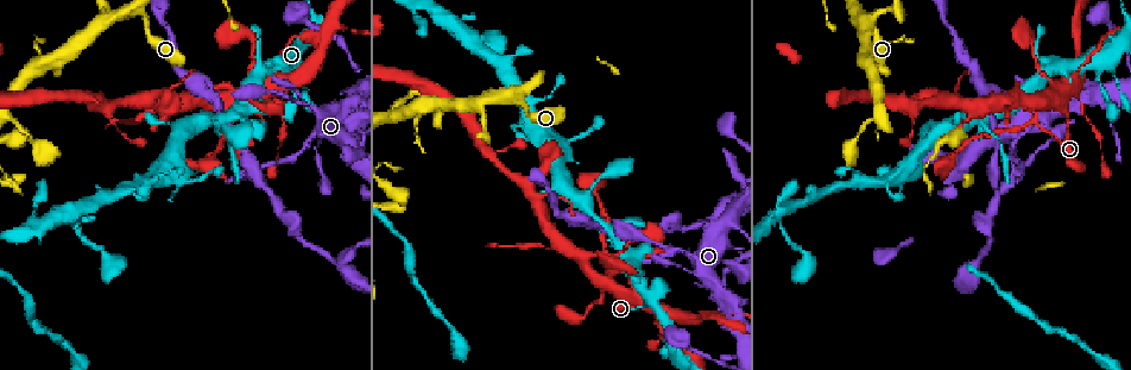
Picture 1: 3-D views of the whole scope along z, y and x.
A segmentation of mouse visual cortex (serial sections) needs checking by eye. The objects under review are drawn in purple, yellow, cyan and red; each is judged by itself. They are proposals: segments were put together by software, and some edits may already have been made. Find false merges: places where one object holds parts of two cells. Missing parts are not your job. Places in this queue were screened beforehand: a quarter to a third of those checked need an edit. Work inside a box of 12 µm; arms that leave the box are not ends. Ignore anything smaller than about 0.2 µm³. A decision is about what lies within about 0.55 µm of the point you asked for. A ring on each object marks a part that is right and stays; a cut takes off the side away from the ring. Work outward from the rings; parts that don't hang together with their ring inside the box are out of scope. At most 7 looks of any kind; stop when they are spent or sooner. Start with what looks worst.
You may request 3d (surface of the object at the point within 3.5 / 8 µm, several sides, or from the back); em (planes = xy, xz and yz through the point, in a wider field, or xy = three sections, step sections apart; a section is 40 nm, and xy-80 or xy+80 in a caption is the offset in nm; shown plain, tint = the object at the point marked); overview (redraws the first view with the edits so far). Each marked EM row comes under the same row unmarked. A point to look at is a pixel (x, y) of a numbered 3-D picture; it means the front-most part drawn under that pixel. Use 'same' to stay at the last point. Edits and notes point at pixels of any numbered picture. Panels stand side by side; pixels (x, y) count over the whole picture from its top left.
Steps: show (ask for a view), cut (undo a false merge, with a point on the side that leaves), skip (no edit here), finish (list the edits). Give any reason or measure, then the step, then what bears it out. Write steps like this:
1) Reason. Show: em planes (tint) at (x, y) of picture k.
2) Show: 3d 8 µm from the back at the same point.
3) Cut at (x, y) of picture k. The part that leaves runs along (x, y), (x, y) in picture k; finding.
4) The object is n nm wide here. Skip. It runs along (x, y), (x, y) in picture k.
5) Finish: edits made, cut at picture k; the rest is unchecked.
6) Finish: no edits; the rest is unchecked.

Thick turns thin. Show: 3d 3.5 µm at (711, 291) of picture 1.

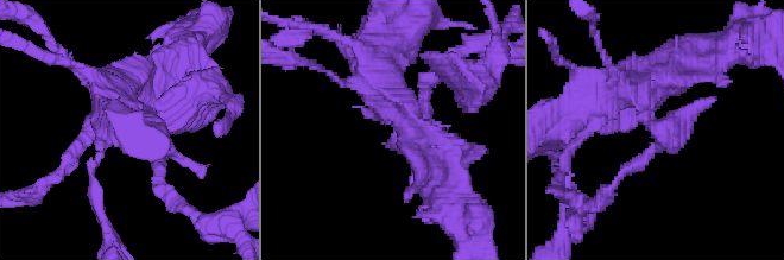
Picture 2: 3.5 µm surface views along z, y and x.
Shape alone is not enough. Show: em xy step 1 (tint) at (652, 125) of picture 2.

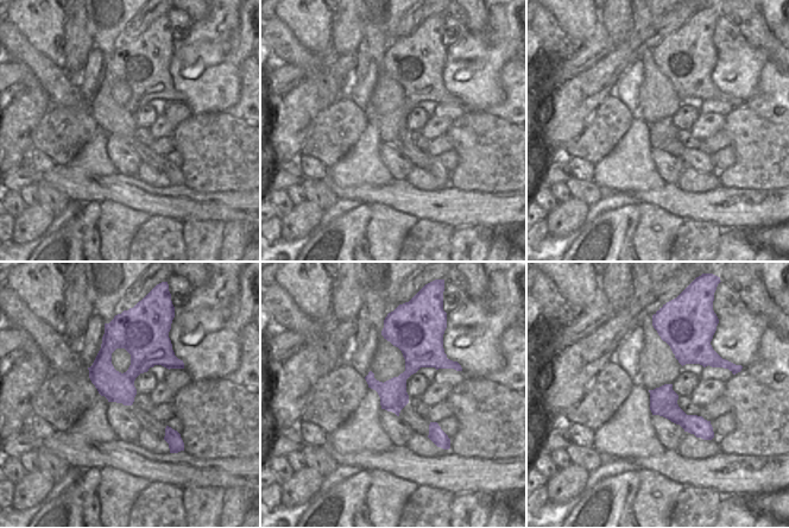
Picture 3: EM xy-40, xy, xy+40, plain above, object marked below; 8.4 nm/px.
Cut at (424, 108) of picture 2. The part that leaves runs along (652, 122), (668, 138), (607, 192) in picture 2; two cells meet here.

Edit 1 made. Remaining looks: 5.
A narrow waist. Show: 3d 3.5 µm at (1061, 111) of picture 1.

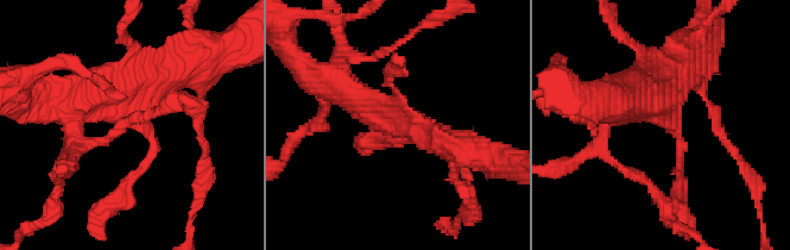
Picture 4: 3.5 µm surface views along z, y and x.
Shape alone is not enough. Show: em xy step 1 (tint) at (670, 117) of picture 4.

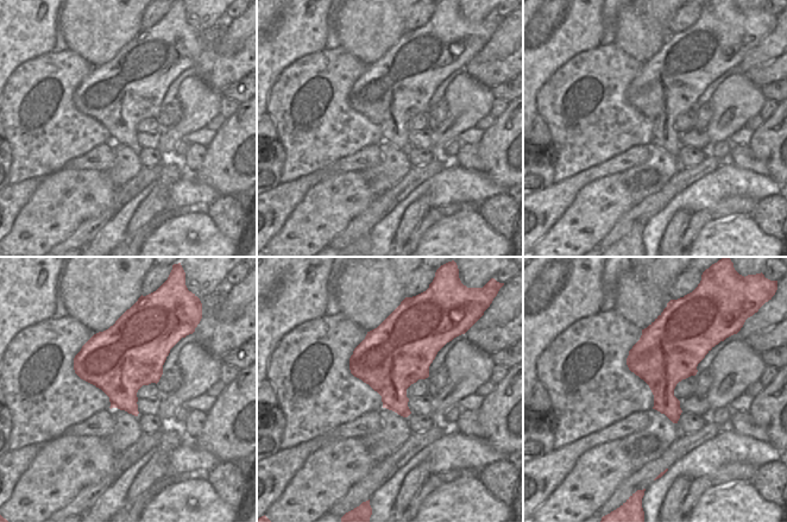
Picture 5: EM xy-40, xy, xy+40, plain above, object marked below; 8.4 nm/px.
Skip. It runs along (680, 182), (680, 138), (662, 106), (627, 99) in picture 4; all the same cell.

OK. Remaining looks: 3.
Show: 3d 3.5 µm at (453, 25) of picture 1.

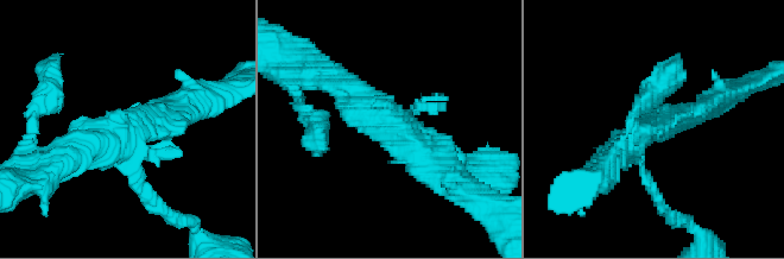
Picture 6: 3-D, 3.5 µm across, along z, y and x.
Need the tissue. Show: em xy step 2 (tint) at (391, 125) of picture 6.

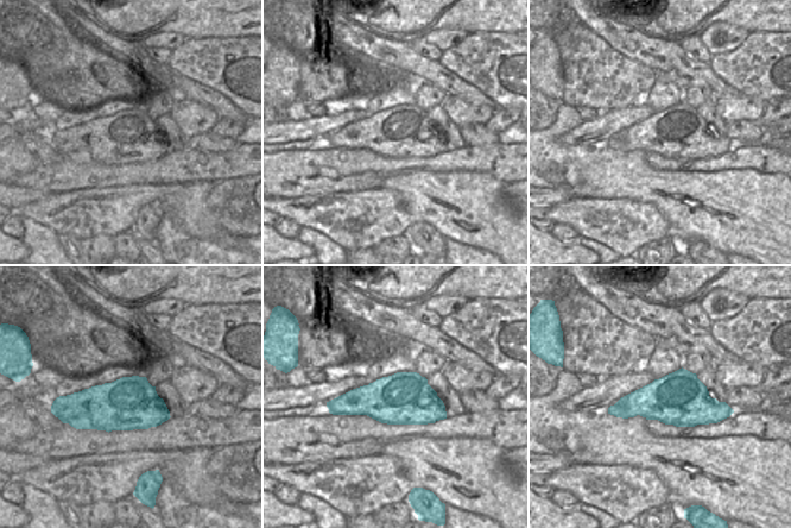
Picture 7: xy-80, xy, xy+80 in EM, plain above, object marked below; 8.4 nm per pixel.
Skip. Continuous, no second cell.

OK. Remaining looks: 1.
Finish: edits made, cut at picture 2; the rest is unchecked.

